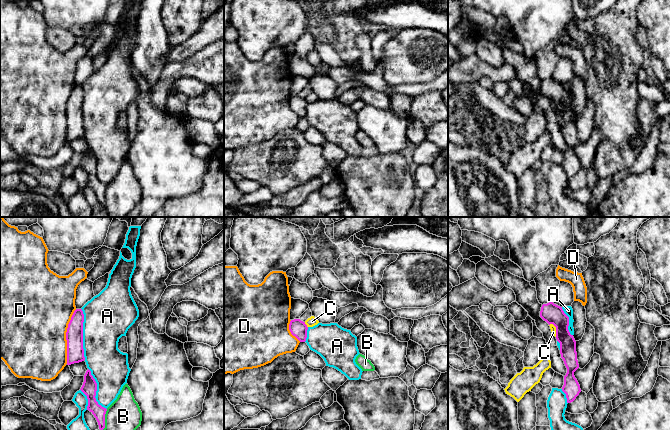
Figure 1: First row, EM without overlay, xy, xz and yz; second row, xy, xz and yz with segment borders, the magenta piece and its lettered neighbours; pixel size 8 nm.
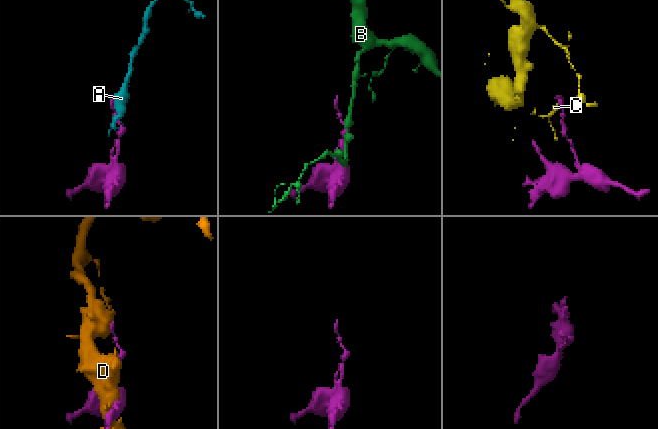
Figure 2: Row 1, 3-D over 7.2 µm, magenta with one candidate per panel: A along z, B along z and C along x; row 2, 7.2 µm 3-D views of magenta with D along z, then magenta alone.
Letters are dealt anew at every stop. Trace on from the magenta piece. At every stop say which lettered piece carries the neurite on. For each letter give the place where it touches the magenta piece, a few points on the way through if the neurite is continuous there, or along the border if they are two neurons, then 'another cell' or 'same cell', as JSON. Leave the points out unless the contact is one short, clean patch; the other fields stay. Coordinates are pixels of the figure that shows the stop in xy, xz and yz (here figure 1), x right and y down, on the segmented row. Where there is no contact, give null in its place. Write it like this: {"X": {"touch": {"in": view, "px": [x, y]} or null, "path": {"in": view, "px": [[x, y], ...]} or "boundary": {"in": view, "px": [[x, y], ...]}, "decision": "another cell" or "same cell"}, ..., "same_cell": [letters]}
{"A": {"touch": {"in": "xy", "px": [82, 334]}, "decision": "another cell"}, "B": {"touch": {"in": "xy", "px": [104, 419]}, "decision": "another cell"}, "C": {"touch": {"in": "xz", "px": [306, 325]}, "boundary": {"in": "xz", "px": [[304, 322], [307, 327]]}, "decision": "another cell"}, "D": {"touch": {"in": "xy", "px": [66, 336]}, "decision": "another cell"}, "same_cell": []}

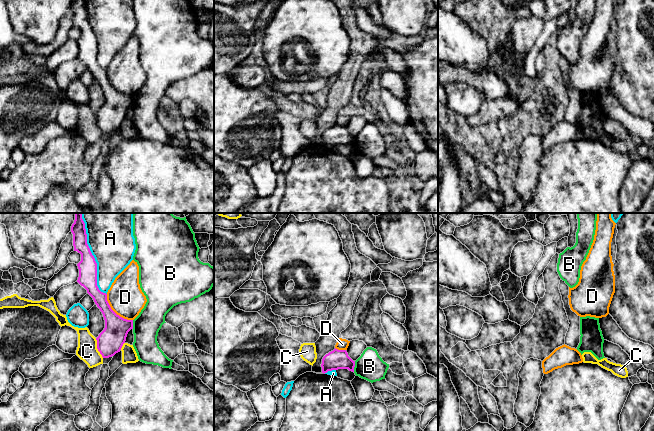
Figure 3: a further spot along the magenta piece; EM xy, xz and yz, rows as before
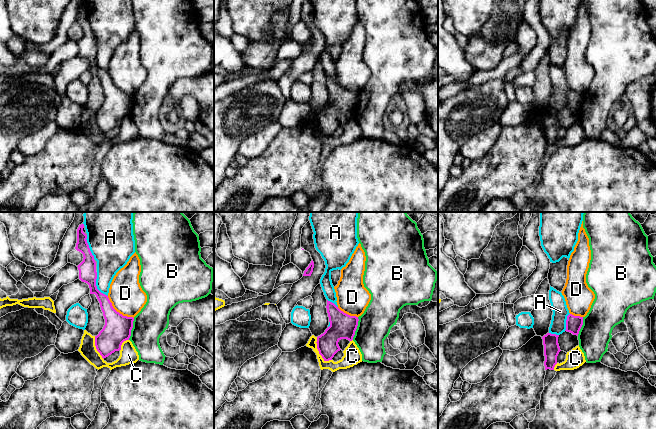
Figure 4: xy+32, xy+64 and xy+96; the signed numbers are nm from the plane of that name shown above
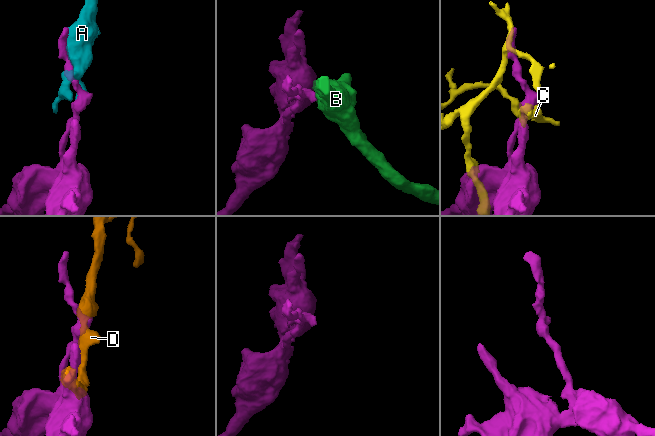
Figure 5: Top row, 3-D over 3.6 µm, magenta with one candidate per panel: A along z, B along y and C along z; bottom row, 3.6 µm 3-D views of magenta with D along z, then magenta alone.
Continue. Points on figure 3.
{"A": {"touch": {"in": "xy", "px": [92, 255]}, "decision": "another cell"}, "B": {"touch": {"in": "xz", "px": [354, 366]}, "boundary": {"in": "xz", "px": [[355, 361], [353, 371]]}, "decision": "another cell"}, "C": {"touch": {"in": "xy", "px": [97, 348]}, "decision": "another cell"}, "D": {"touch": {"in": "xy", "px": [114, 312]}, "decision": "another cell"}, "same_cell": []}

